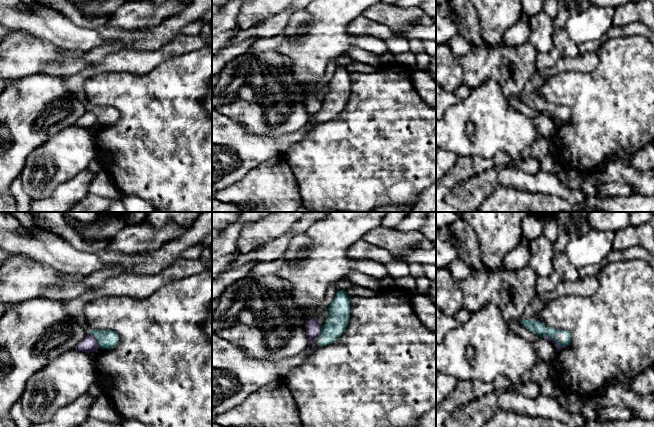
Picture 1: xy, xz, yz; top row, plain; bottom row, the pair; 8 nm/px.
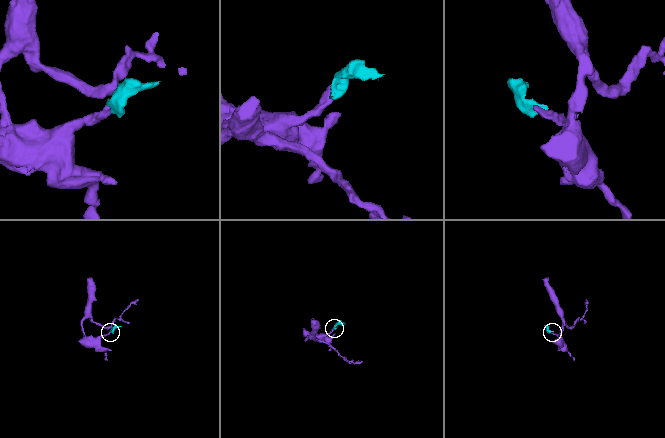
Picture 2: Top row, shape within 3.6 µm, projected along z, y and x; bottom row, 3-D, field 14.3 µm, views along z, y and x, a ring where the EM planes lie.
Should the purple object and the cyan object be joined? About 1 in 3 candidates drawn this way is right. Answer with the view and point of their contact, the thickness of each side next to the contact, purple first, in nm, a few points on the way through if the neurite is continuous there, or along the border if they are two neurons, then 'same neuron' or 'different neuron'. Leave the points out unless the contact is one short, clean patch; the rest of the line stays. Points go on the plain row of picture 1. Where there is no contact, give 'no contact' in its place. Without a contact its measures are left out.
meets purple in yz at (554, 117); 50 nm thick on the purple side, 110 nm on the other; border along yz (542, 113), (549, 112), (559, 120), (567, 121); different neuron

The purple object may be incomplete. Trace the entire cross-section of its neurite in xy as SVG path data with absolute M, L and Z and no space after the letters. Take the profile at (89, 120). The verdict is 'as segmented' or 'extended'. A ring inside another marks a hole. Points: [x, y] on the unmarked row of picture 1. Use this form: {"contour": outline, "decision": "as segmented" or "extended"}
{"contour": "M86 111L84 115L75 123L76 126L86 128L88 130L97 126L98 124L99 120L97 118L97 115L92 111Z", "decision": "as segmented"}

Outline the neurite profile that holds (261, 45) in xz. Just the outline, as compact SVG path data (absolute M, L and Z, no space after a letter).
M282 34L272 38L259 38L251 46L248 53L263 53L269 50L274 50L278 45L284 41Z

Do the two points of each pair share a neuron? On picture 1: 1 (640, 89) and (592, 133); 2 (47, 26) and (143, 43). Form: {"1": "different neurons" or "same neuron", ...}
{"1": "same neuron", "2": "same neuron"}

